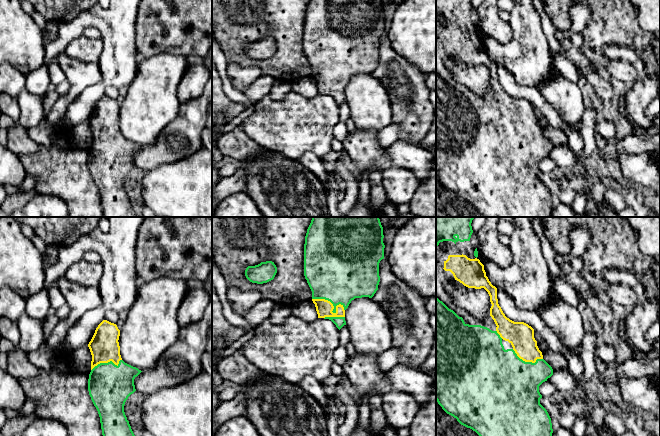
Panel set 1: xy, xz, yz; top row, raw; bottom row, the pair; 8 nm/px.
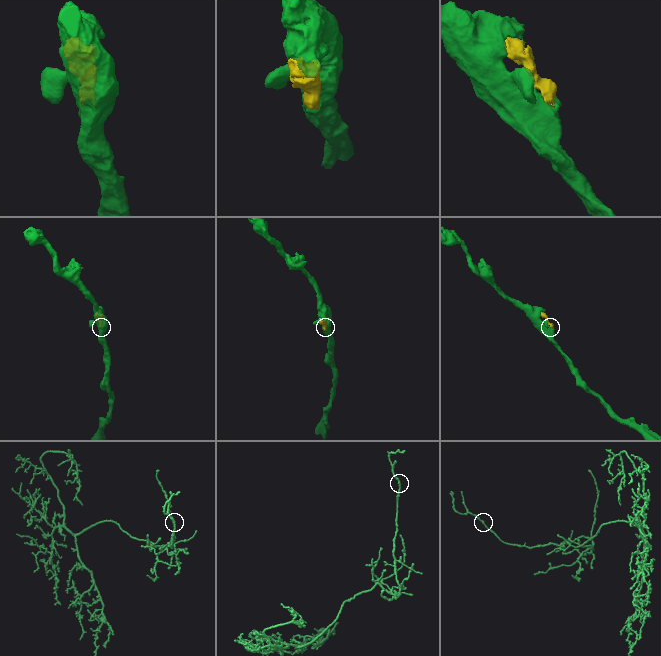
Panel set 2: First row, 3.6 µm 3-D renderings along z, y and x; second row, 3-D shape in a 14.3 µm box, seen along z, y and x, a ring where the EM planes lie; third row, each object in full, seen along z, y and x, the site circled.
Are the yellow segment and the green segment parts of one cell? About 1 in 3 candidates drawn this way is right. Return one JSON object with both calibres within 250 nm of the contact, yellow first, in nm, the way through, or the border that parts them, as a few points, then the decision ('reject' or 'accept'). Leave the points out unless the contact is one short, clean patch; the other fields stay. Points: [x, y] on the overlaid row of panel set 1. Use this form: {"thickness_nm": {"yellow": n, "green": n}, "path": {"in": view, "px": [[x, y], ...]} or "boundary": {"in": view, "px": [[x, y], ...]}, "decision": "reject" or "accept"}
{"thickness_nm": {"yellow": 140, "green": 500}, "decision": "accept"}

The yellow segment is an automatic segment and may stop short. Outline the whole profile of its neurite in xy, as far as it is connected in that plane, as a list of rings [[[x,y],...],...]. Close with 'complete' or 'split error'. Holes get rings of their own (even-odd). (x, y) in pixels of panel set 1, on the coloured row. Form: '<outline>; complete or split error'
[[[103,320],[88,344],[92,355],[88,391],[98,411],[103,436],[135,436],[124,405],[136,391],[134,379],[142,371],[122,360],[119,336],[117,325]]]; split error

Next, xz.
[[[312,217],[311,223],[307,229],[304,244],[304,276],[307,283],[312,291],[312,301],[315,304],[318,318],[324,318],[331,320],[336,327],[340,330],[344,325],[345,321],[345,310],[349,304],[355,298],[369,297],[372,298],[378,290],[380,282],[379,276],[379,263],[384,259],[384,248],[383,243],[383,227],[381,225],[379,217]]]; split error

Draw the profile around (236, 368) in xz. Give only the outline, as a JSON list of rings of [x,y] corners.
[[[241,348],[220,359],[216,367],[224,380],[232,381],[241,387],[265,377],[263,371],[247,360]]]

